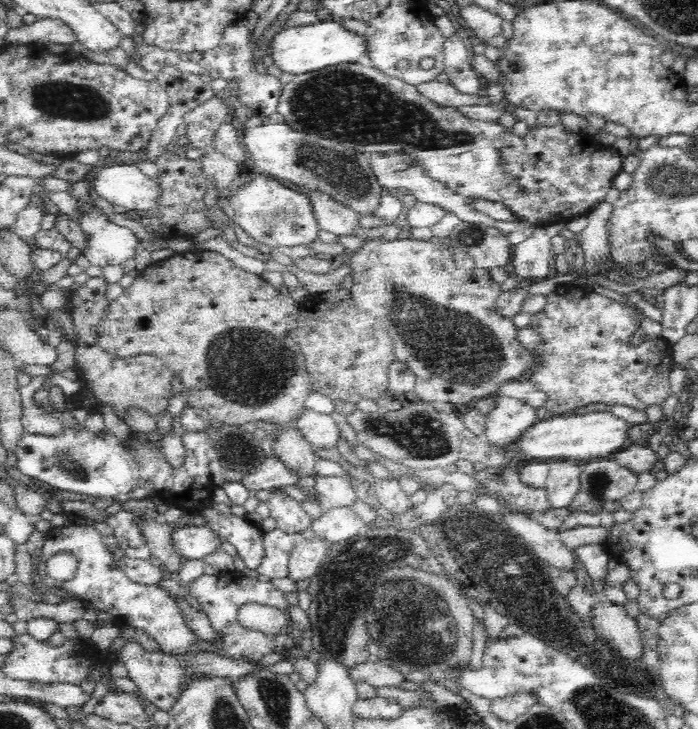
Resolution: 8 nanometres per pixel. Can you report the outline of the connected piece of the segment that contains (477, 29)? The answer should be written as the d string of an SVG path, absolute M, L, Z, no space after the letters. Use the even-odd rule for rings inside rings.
M474 3L460 8L460 14L473 35L473 41L488 44L492 38L502 34L502 19Z

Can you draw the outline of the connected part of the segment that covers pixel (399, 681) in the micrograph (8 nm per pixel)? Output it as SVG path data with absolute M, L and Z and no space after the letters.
M371 661L354 666L354 668L350 667L350 677L357 683L367 682L376 688L380 688L380 686L400 688L404 682L407 682L400 668L396 669L396 667L392 668L384 663Z

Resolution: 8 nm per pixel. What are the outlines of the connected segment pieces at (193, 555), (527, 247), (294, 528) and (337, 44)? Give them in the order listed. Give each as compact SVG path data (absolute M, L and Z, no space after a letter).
M193 524L176 529L172 536L173 547L184 559L202 560L222 552L222 538L208 526Z
M566 223L536 224L532 235L513 250L513 262L516 276L520 277L520 284L542 282L548 280L552 269L550 264L550 242L554 236L560 236L566 230Z
M278 487L273 488L270 490L267 504L277 527L290 535L298 538L299 534L311 527L313 519L302 509L302 503L292 498L288 492L282 492Z
M323 20L308 26L292 26L275 34L272 41L272 59L274 64L292 75L325 69L341 64L362 64L369 57L366 37L342 26L339 20Z

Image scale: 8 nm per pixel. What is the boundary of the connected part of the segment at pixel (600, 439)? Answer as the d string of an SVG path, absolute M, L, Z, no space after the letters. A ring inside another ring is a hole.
M589 408L585 414L570 412L547 418L530 426L528 432L514 445L516 455L530 459L569 460L586 462L590 459L610 459L629 443L634 443L632 436L634 424L616 418L611 411L595 411Z

